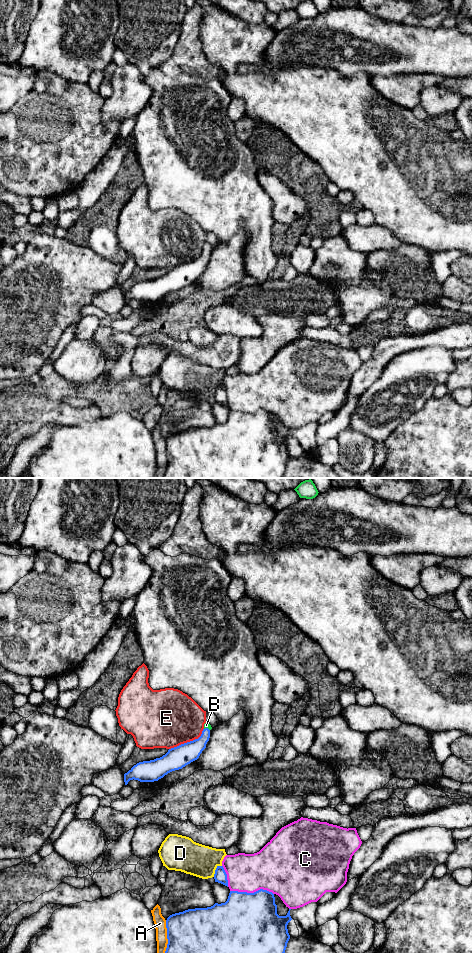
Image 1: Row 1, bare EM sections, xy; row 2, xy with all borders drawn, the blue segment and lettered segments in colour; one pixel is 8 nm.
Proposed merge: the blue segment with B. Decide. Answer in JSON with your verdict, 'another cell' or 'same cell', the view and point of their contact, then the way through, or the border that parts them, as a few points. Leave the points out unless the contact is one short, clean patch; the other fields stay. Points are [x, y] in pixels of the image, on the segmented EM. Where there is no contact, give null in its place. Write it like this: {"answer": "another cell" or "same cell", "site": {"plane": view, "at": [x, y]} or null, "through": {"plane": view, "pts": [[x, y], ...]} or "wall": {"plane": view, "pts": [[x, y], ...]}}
{"answer": "same cell", "site": {"plane": "xy", "at": [207, 728]}, "through": {"plane": "xy", "pts": [[188, 752], [205, 736], [207, 728], [206, 725]]}}

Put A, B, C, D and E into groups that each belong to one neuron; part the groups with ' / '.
A / B / C / D / E

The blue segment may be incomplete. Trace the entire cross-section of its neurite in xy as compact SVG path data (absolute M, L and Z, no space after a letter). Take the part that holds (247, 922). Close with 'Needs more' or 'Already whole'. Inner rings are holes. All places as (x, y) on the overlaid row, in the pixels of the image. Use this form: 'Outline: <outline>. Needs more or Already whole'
Outline: M267 890L254 893L230 891L225 903L170 915L166 920L168 944L165 953L285 953L290 939L287 929L292 920L290 910L286 916L279 916L274 894Z. Already whole

